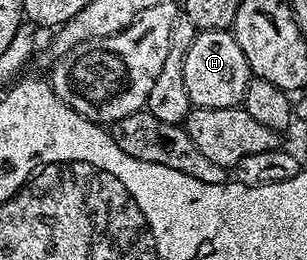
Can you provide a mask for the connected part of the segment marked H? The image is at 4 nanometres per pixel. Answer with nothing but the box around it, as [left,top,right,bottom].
[184,31,251,107]

